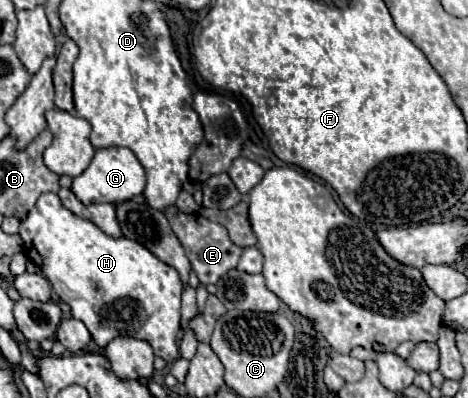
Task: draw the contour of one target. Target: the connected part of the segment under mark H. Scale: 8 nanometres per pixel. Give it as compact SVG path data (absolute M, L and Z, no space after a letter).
M41 194L35 208L29 212L29 216L21 222L19 230L23 238L25 256L33 260L33 248L39 254L39 268L43 276L51 282L57 296L71 306L71 316L81 320L87 330L91 332L91 338L97 346L105 348L113 338L117 336L131 336L137 340L145 340L151 344L155 356L165 358L167 362L173 362L179 358L177 348L177 334L181 330L181 292L183 284L179 280L179 274L175 268L161 262L157 256L153 256L147 248L143 248L139 242L129 238L111 238L105 232L101 232L93 222L83 220L69 212L57 194Z

